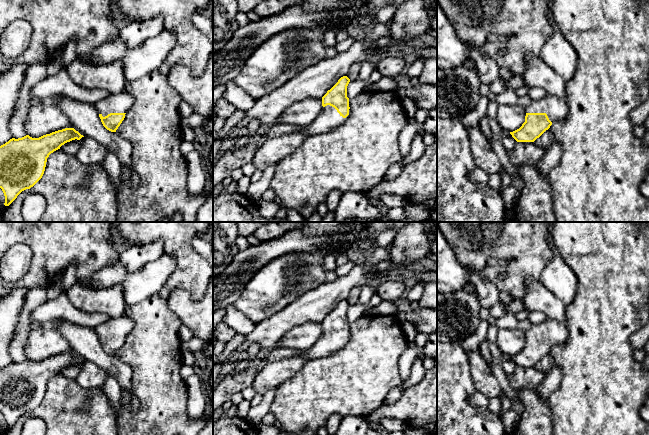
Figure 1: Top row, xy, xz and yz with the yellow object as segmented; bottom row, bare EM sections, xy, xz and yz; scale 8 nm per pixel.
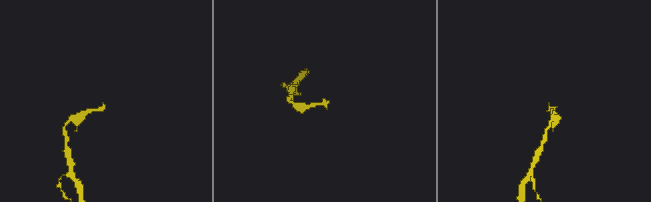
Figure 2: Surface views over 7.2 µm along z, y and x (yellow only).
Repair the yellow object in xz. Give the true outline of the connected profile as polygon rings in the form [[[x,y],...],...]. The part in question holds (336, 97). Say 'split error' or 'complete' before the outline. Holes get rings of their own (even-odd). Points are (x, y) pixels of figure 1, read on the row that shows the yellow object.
split error | [[[341,77],[338,82],[322,97],[322,110],[316,119],[308,126],[297,126],[276,123],[275,125],[262,128],[259,135],[264,141],[283,136],[288,133],[303,132],[309,136],[324,133],[341,125],[349,115],[349,98],[347,86],[350,79]]]

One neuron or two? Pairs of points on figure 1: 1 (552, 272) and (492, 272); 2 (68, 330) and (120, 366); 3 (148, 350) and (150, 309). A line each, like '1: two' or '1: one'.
1: two
2: one
3: one

